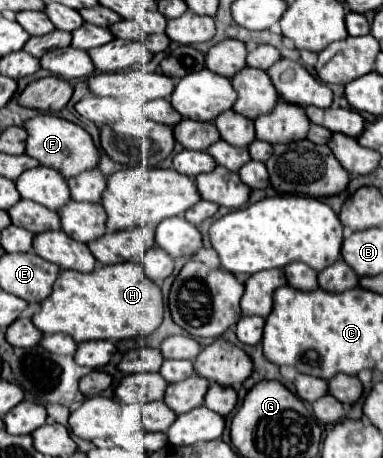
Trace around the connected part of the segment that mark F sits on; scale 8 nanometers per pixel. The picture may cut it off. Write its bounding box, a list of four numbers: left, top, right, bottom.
[24,114,100,178]

